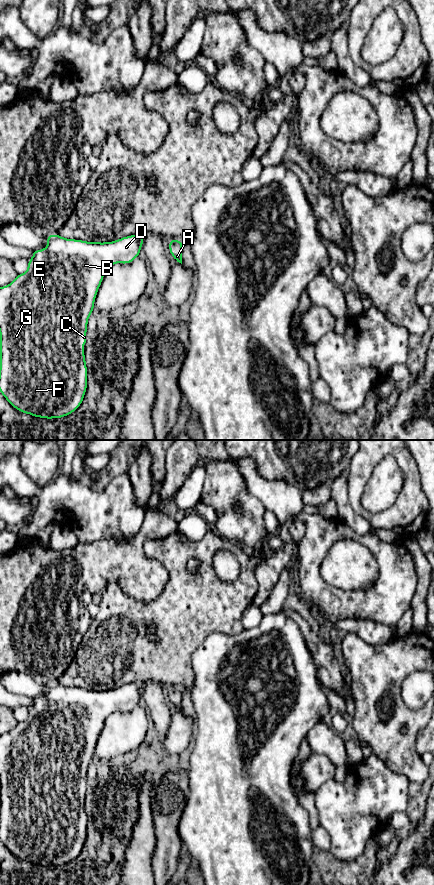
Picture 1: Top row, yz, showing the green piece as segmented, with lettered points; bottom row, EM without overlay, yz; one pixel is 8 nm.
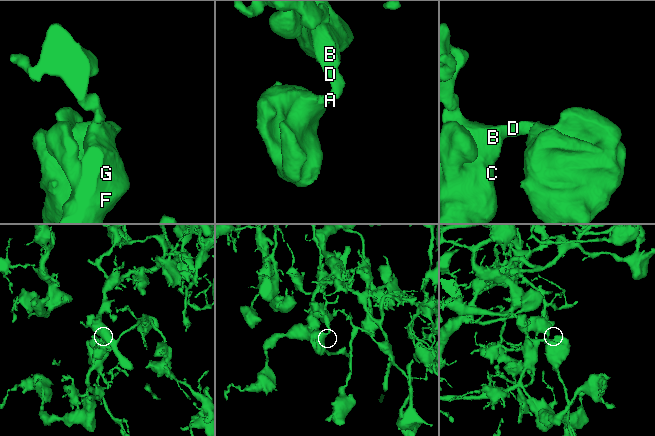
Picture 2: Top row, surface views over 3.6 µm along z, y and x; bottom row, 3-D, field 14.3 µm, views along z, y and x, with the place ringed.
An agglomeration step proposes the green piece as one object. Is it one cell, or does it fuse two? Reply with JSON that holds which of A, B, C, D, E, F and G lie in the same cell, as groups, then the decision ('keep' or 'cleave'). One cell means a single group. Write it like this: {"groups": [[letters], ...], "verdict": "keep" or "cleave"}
{"groups": [["A", "B", "C", "D", "E", "F", "G"]], "verdict": "keep"}

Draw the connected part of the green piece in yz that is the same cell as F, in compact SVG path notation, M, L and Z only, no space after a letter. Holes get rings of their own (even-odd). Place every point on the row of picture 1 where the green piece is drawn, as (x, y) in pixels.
M145 233L130 235L113 242L104 243L66 239L59 234L48 235L46 237L48 244L45 249L32 250L34 256L28 260L27 271L23 274L18 274L9 285L0 287L0 392L15 409L34 417L53 419L68 416L80 407L87 389L88 370L85 361L87 324L90 314L94 312L95 297L104 274L111 265L116 263L131 263L140 255L140 249L143 248L144 235ZM80 331L82 332L81 352L78 349Z

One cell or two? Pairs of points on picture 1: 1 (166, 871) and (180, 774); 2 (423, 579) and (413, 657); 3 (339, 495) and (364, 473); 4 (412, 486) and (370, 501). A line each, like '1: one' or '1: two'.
1: one
2: two
3: two
4: two

